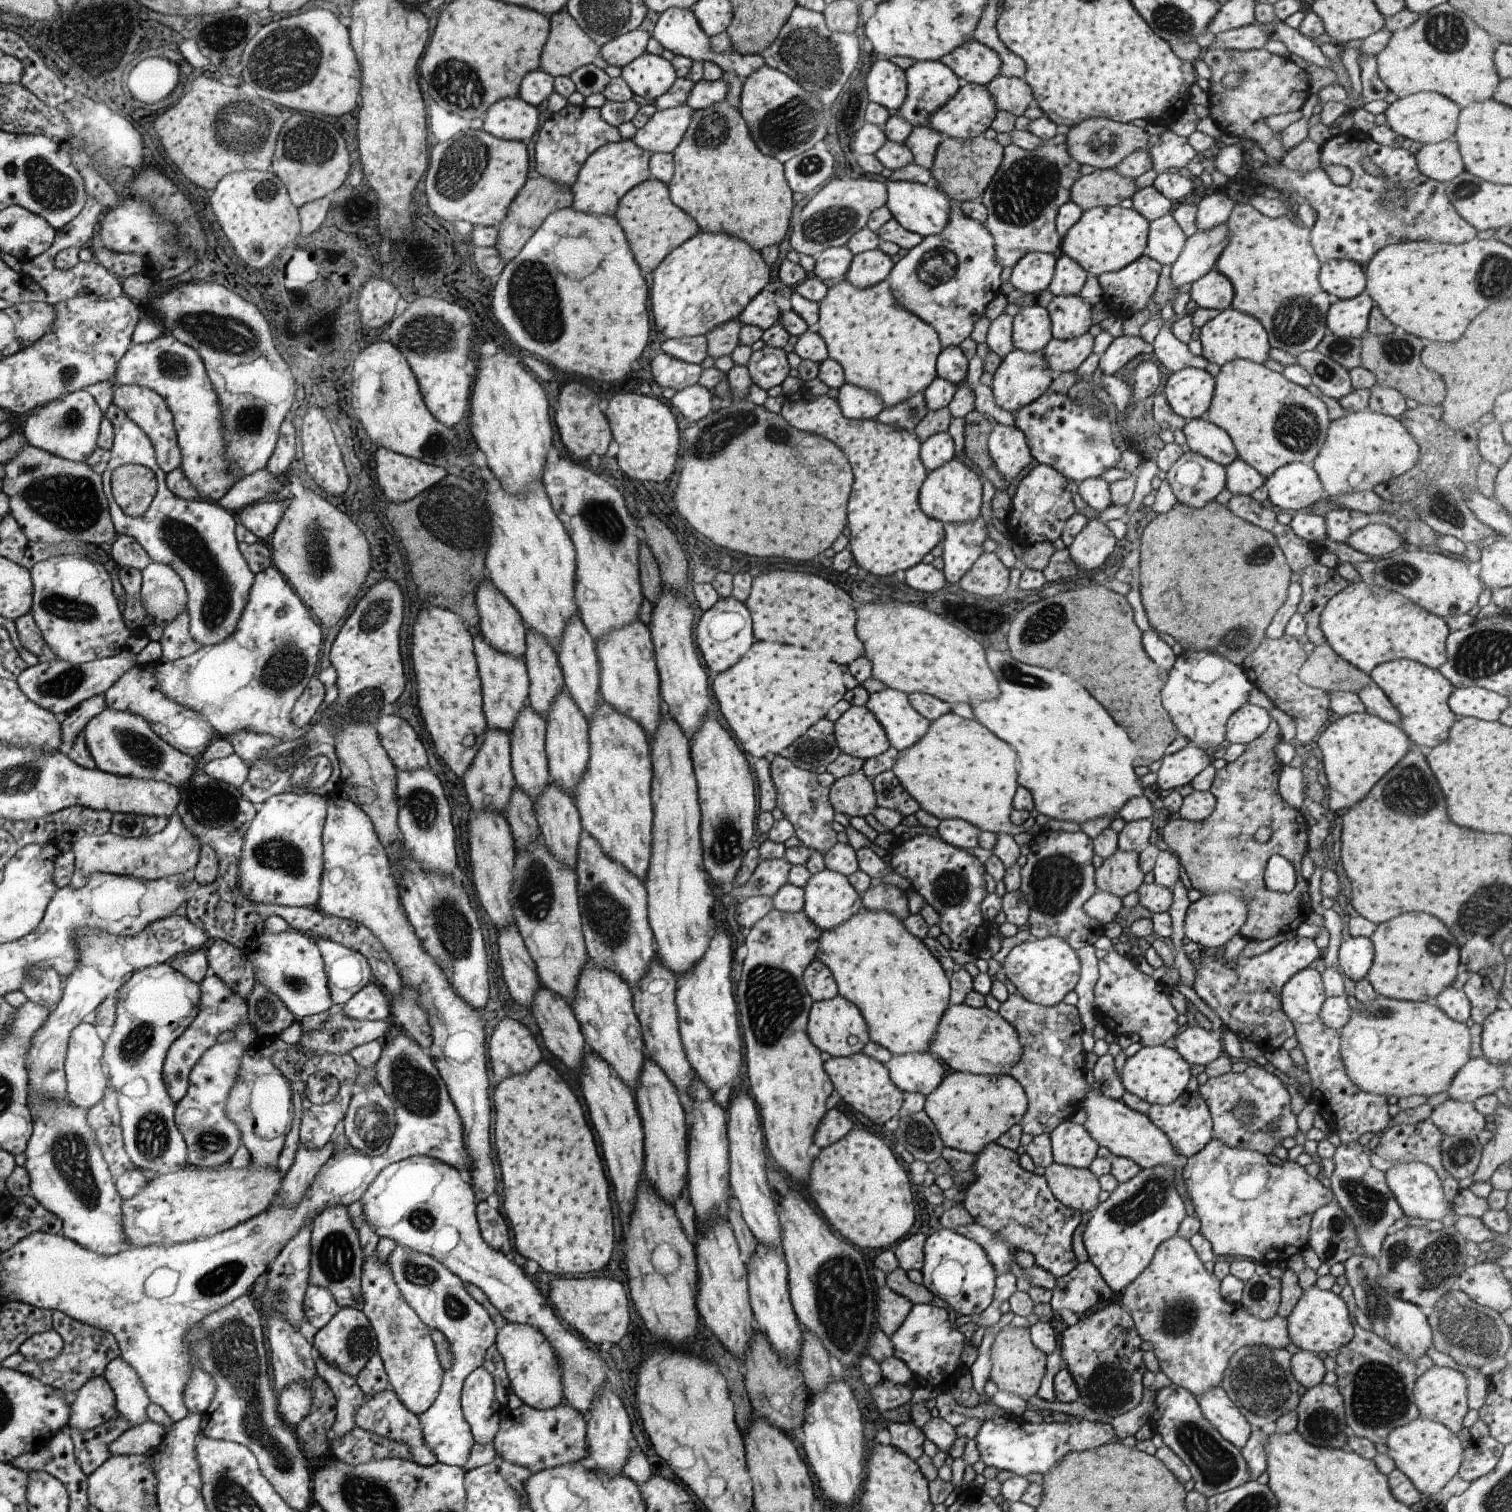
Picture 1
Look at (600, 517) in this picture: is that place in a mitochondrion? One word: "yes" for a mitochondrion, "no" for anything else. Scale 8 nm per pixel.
yes

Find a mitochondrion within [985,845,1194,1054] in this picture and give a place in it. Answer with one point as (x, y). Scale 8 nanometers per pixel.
(1055, 880)

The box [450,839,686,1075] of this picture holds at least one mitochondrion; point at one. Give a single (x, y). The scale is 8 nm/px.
(609, 920)

